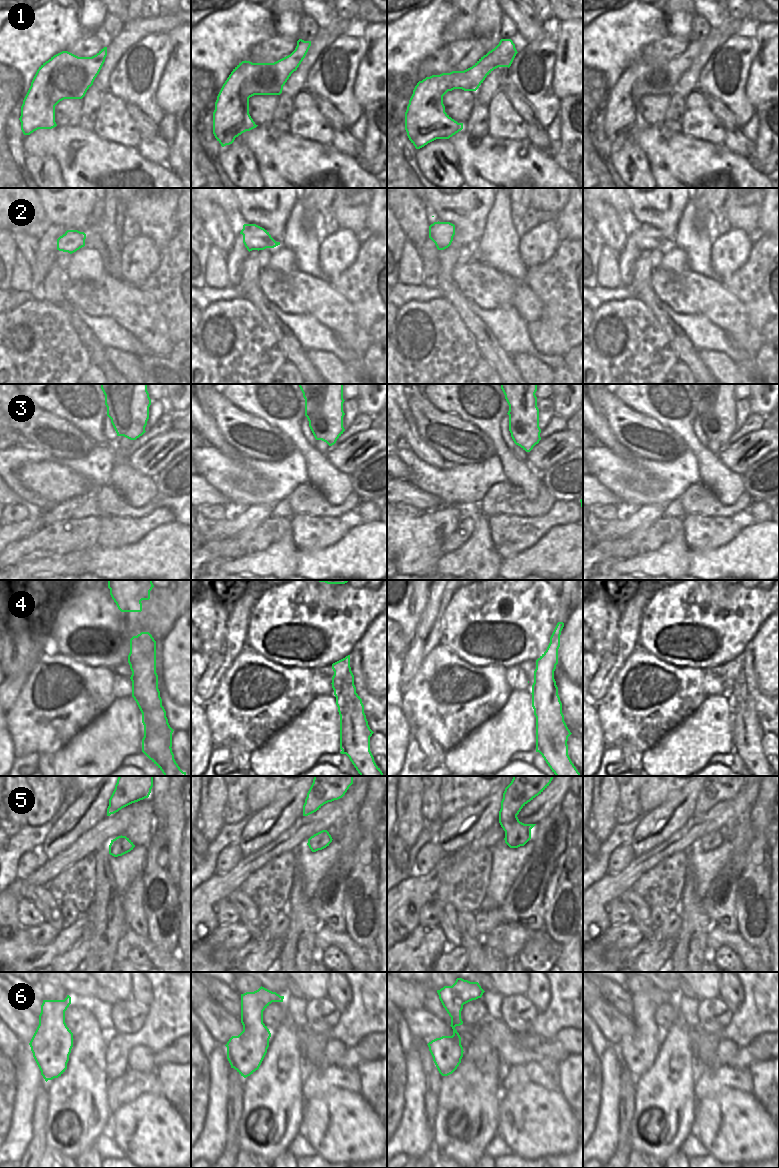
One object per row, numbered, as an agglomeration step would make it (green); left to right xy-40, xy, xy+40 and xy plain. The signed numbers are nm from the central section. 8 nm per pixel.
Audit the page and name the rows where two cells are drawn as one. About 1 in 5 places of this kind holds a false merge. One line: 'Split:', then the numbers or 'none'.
Split: 4

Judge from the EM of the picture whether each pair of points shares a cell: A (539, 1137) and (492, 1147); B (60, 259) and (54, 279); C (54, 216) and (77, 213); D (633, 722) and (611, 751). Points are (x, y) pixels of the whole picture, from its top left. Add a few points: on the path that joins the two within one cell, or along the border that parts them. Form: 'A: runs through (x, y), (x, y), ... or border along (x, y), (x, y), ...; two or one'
A: border along (497, 1133), (513, 1153); two
B: border along (55, 263), (64, 272); two
C: runs through (60, 213), (71, 213); one
D: border along (606, 745), (616, 745), (619, 748); two

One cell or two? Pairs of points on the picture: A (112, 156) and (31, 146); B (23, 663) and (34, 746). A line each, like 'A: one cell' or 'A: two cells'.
A: one cell
B: two cells

